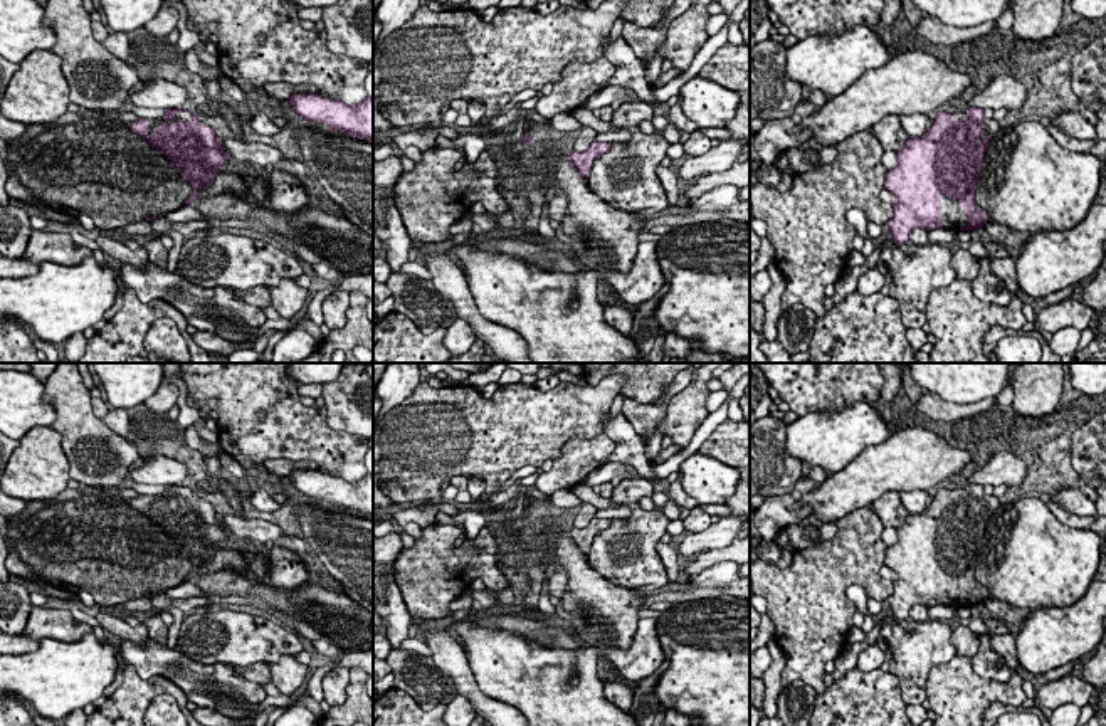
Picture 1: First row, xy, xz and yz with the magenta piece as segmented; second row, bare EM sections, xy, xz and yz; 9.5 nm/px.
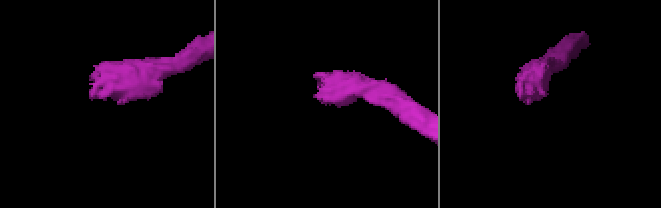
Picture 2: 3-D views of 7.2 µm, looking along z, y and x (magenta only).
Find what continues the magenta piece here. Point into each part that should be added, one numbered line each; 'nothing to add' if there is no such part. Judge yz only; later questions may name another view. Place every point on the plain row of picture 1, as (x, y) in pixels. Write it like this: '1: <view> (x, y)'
1: yz (952, 587)

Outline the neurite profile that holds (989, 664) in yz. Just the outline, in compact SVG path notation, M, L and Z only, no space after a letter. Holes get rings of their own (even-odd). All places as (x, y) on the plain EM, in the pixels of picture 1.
M978 634L978 639L980 647L972 657L973 671L980 677L1007 682L1012 677L1012 669L1005 659L990 647L990 637L987 634Z

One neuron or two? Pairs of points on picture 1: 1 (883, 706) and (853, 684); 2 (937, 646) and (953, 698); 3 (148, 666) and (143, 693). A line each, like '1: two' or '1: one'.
1: one
2: two
3: two

